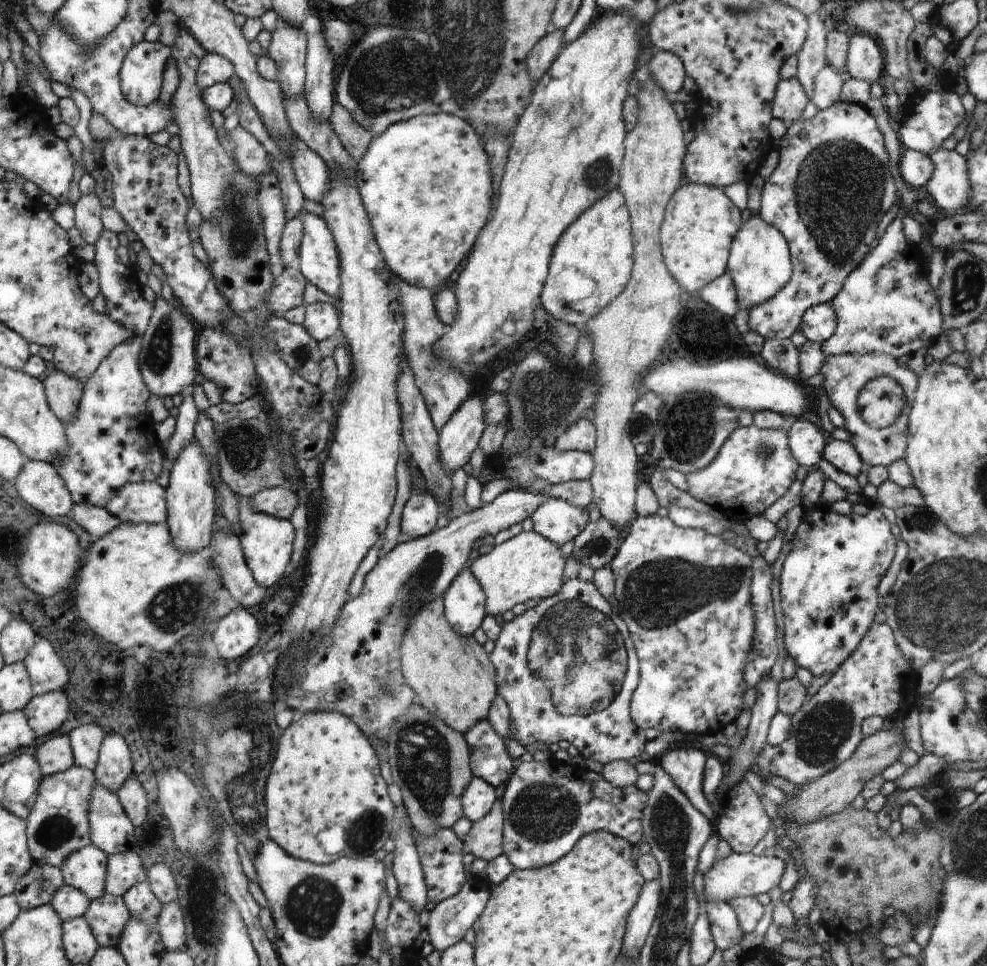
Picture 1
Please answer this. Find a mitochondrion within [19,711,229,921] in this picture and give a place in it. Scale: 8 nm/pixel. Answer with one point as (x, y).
(57, 831)

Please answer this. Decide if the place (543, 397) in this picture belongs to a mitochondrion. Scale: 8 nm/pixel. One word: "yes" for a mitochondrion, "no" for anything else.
yes

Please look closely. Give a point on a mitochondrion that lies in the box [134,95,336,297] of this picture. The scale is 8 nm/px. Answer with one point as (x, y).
(242, 232)

